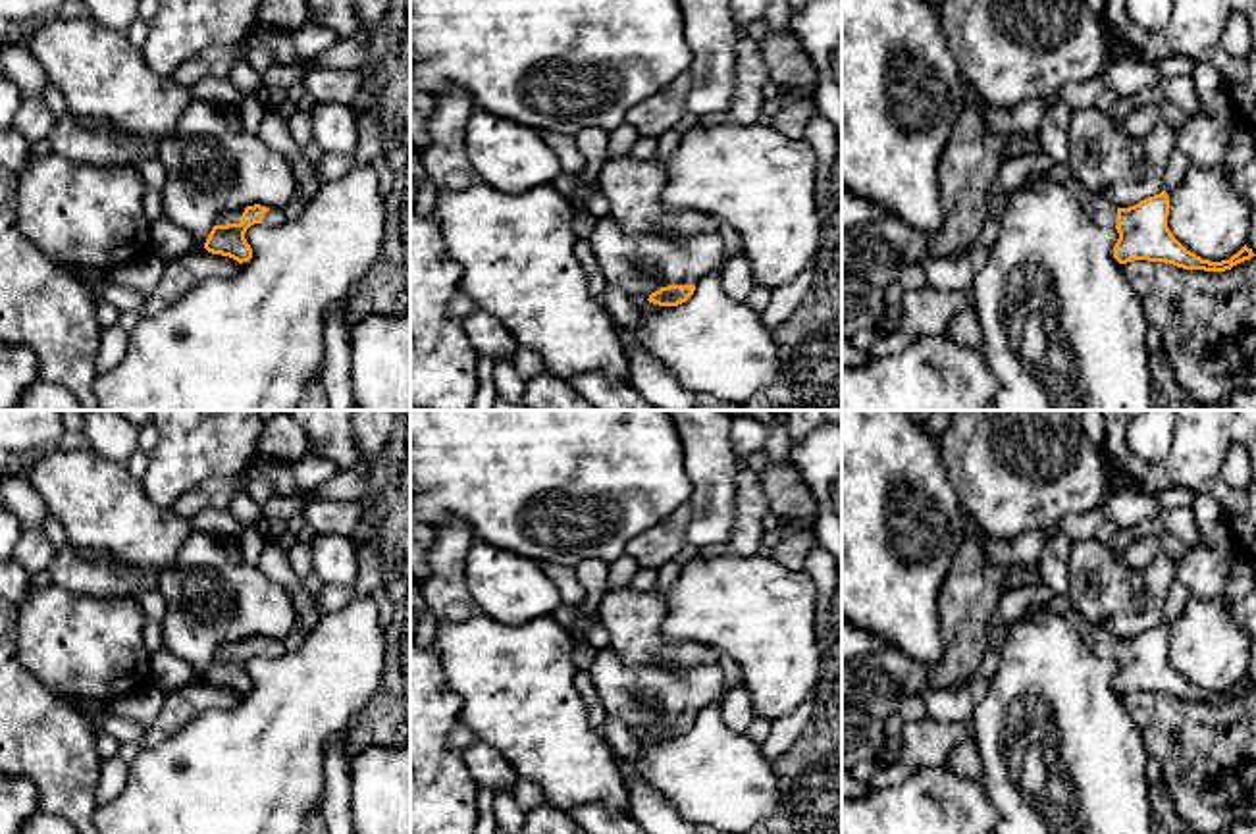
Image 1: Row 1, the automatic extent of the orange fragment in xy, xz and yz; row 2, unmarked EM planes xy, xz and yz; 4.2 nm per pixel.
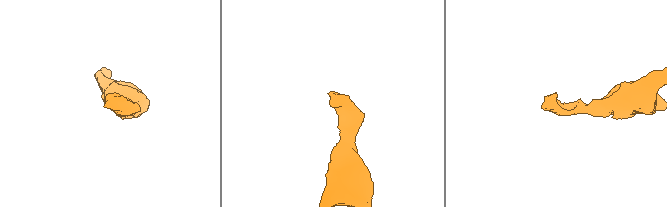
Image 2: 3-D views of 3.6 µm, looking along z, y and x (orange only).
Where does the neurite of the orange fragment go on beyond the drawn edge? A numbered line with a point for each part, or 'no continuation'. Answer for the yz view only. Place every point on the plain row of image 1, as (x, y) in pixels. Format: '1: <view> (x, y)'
1: yz (1102, 644)

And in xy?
1: xy (235, 648)

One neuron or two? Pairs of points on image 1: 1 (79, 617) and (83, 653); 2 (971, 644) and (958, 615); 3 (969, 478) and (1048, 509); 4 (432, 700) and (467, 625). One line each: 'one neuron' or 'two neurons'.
1: one neuron
2: one neuron
3: one neuron
4: two neurons

